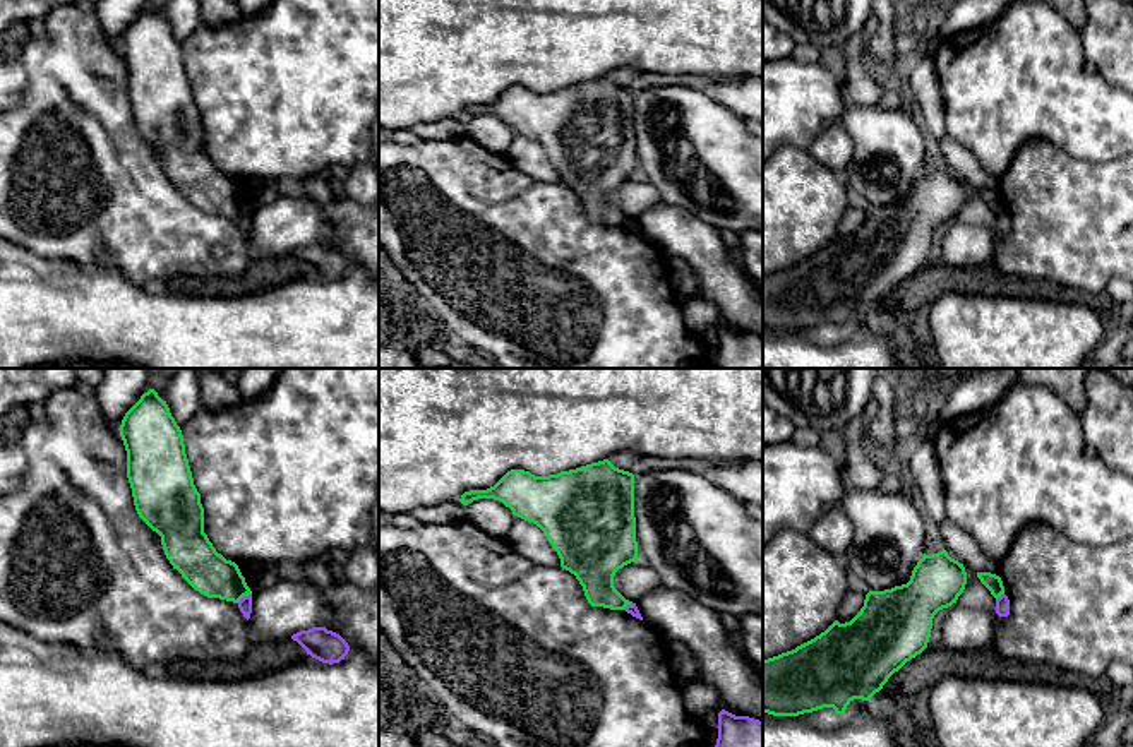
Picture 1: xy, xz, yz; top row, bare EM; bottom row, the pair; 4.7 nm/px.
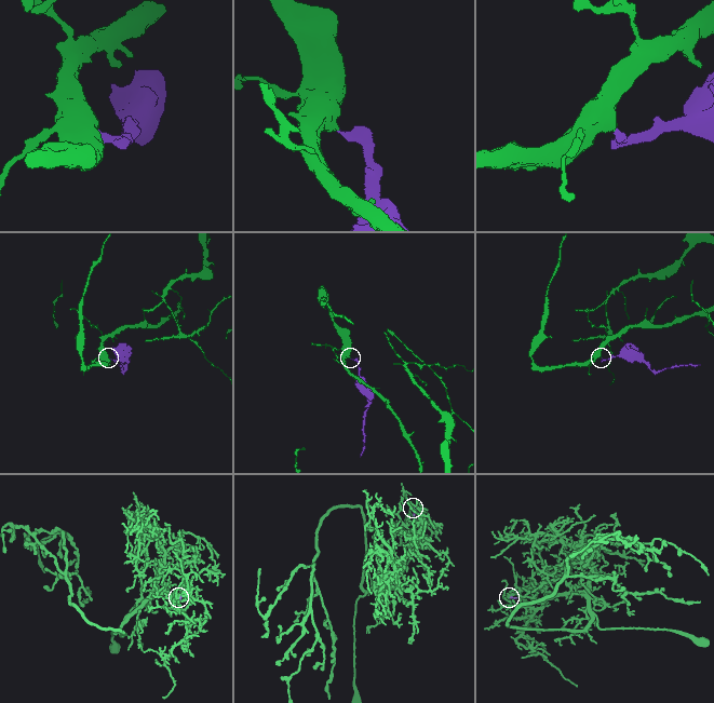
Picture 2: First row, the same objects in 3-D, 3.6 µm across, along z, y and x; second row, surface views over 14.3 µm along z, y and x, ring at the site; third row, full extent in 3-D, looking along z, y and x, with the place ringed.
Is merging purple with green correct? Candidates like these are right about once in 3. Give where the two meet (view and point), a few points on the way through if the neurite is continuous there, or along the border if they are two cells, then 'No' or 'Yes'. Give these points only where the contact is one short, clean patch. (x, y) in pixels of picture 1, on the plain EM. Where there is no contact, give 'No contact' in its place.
Touches purple at xy (244, 213). Boundary: xy (251, 209), (237, 218). No

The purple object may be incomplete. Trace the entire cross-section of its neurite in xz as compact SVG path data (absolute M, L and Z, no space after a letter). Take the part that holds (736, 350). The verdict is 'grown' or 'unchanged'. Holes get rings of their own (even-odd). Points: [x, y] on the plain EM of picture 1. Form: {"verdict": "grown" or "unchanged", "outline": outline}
{"verdict": "unchanged", "outline": "M722 326L716 344L713 368L763 368L763 338Z"}

